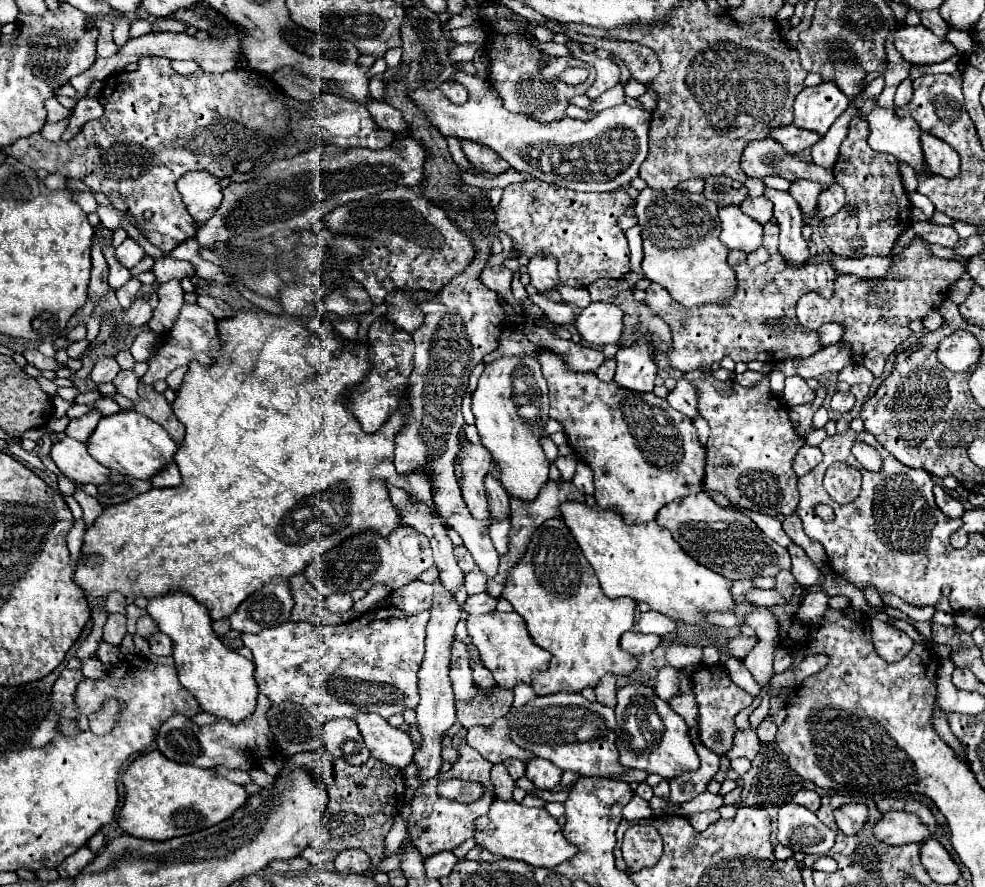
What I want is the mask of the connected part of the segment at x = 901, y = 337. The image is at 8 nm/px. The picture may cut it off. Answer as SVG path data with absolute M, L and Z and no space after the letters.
M914 240L900 256L896 256L892 260L892 272L896 272L898 280L862 280L854 274L842 274L836 278L836 284L834 284L836 296L832 296L832 300L824 300L822 296L816 296L816 292L804 294L796 306L798 322L808 330L818 330L822 324L836 322L836 320L848 324L848 332L844 332L844 342L848 342L852 346L854 364L866 366L874 376L880 376L884 370L886 358L912 334L912 330L908 328L908 322L920 320L926 312L938 308L938 304L944 302L944 298L946 298L948 286L952 282L956 282L958 276L964 272L964 266L958 260L936 258L932 254L928 242Z

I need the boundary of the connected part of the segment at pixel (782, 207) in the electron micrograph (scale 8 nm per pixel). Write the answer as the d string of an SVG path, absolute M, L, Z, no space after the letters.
M764 188L764 196L774 204L774 218L780 226L780 252L794 266L804 266L808 260L808 246L800 234L804 222L796 200L788 192Z

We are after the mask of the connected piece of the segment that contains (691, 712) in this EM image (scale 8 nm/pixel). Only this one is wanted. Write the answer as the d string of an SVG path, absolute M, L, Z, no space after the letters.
M682 669L680 676L680 696L672 698L668 704L674 712L678 712L686 720L688 726L698 724L698 706L694 700L694 694L692 694L688 673L684 669Z

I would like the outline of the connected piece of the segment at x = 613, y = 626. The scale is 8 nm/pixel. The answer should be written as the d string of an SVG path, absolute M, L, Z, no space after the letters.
M560 518L544 522L532 536L524 560L516 564L508 584L504 586L504 598L514 606L514 610L524 618L526 628L534 644L552 654L548 670L540 672L532 680L536 694L558 694L558 692L582 692L584 688L596 688L604 674L628 676L638 670L638 660L620 648L620 636L636 624L636 602L632 598L610 600L592 572L588 560L584 560L578 544Z

